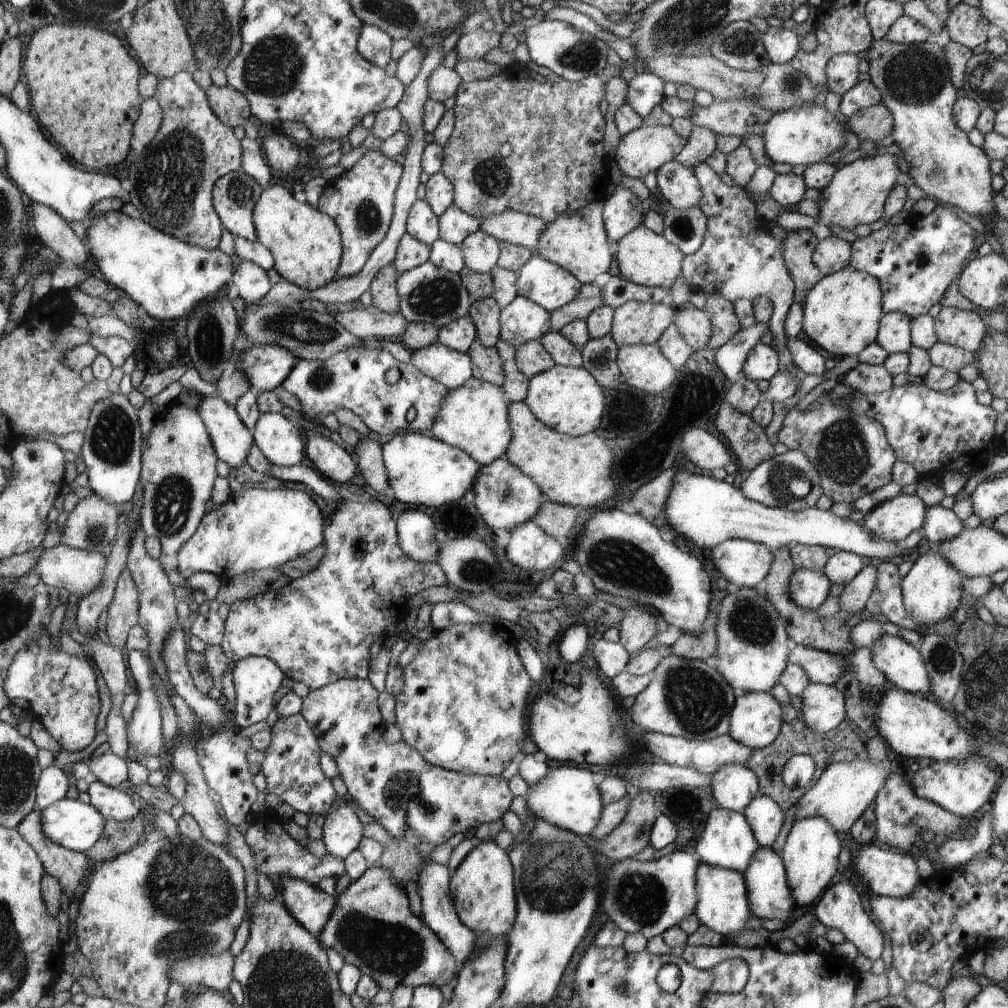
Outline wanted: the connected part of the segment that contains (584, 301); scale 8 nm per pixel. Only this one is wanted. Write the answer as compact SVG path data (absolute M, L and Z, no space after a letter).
M595 282L583 284L582 290L574 300L550 313L551 330L559 331L566 323L573 320L586 320L591 312L604 304L603 288Z

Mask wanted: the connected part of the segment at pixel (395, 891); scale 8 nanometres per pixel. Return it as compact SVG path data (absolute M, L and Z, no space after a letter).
M369 867L341 895L334 896L338 907L320 934L322 946L337 950L345 964L357 966L381 988L394 992L398 984L413 989L420 985L441 987L458 973L459 964L447 945L410 911L407 894L392 870Z

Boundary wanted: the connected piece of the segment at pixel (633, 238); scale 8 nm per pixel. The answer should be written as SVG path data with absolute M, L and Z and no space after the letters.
M644 223L624 235L617 243L616 262L620 276L630 282L645 287L672 287L678 274L682 272L686 255L664 235L654 233Z

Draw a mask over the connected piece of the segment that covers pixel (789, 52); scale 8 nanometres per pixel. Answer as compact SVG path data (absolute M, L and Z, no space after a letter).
M768 27L762 35L763 45L772 63L789 63L801 50L796 32L784 27Z

